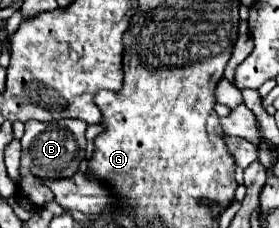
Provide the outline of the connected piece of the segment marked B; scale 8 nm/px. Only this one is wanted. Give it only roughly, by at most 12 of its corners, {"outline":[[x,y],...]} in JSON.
{"outline":[[77,119],[27,121],[19,195],[45,207],[35,189],[67,179],[85,159]]}

